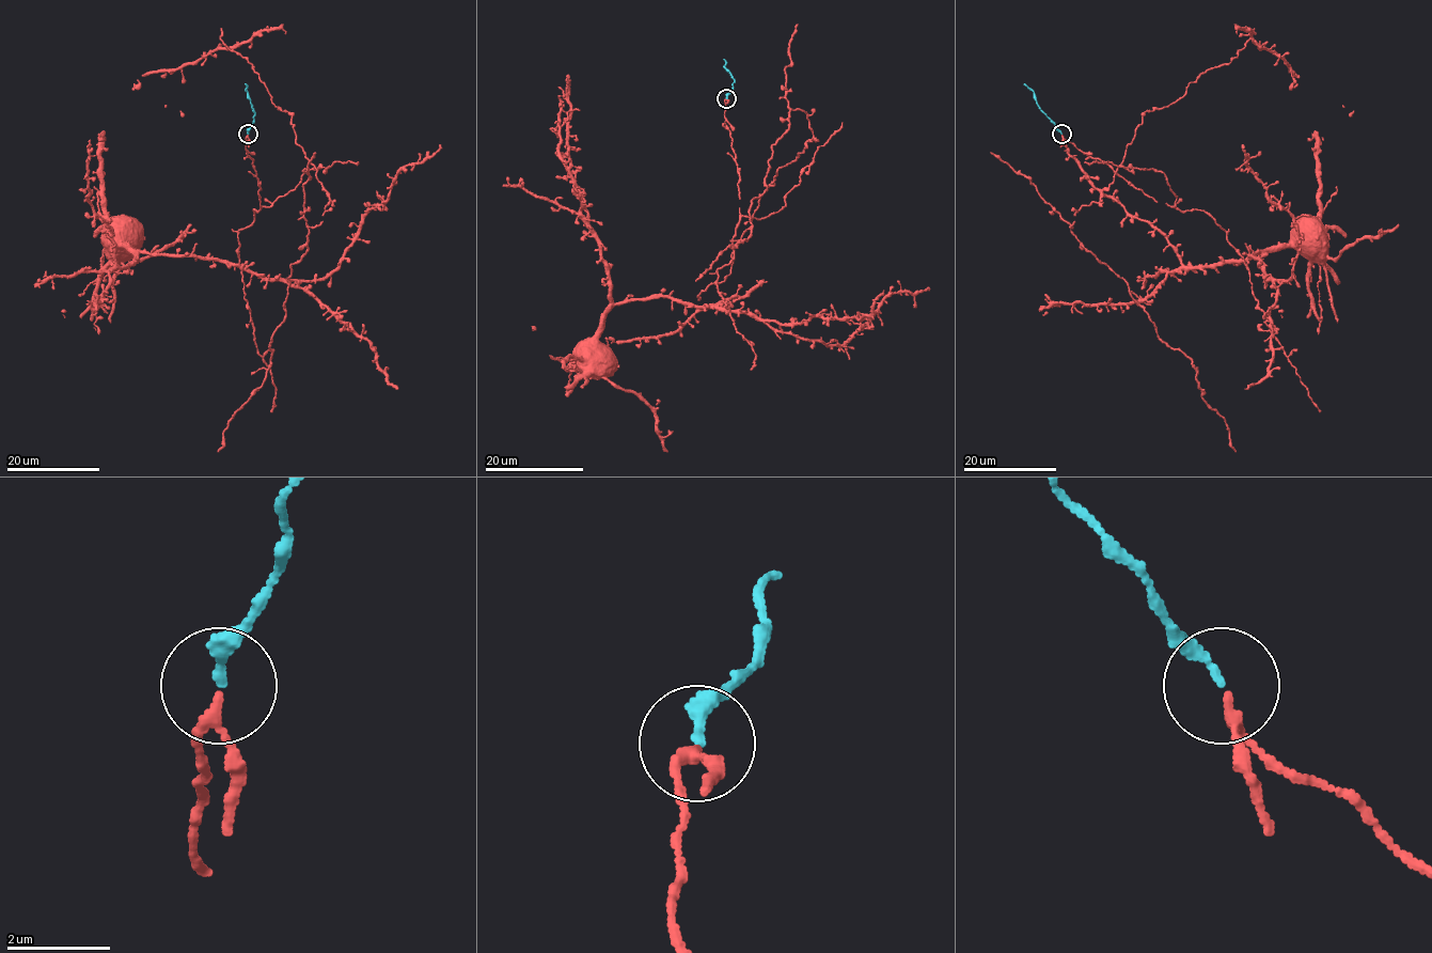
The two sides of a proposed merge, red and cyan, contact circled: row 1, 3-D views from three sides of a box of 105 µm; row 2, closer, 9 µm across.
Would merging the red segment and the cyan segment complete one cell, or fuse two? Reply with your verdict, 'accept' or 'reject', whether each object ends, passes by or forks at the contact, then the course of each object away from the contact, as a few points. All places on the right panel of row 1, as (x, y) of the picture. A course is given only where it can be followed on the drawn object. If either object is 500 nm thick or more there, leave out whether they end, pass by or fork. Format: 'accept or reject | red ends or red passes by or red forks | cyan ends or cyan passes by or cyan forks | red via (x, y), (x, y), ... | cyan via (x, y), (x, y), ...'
accept | red passes by | cyan ends | red via (1061, 135), (1158, 202), (1205, 211), (1246, 265), (1261, 267), (1252, 254), (1280, 250), (1302, 231) | cyan via (1061, 134), (1024, 84)

